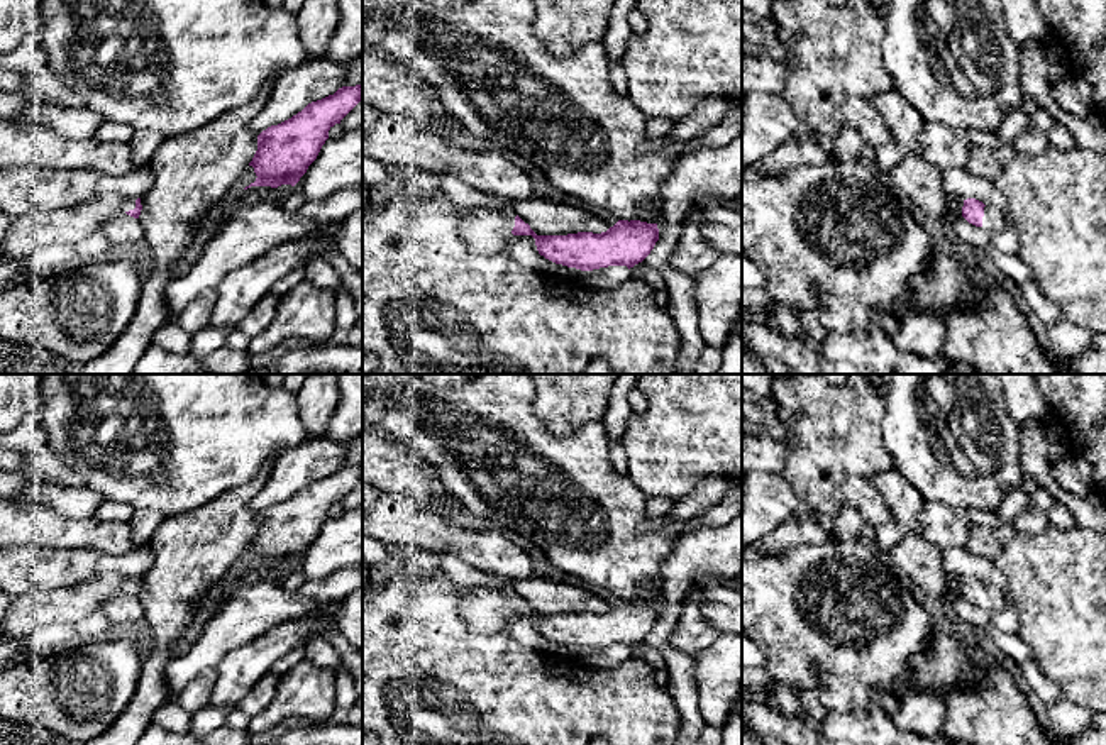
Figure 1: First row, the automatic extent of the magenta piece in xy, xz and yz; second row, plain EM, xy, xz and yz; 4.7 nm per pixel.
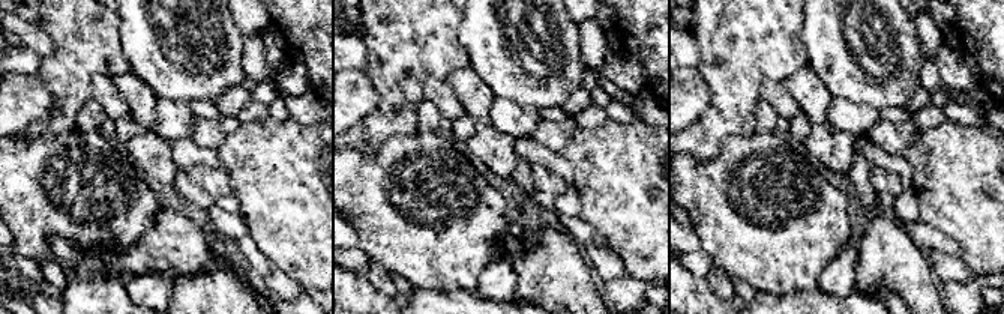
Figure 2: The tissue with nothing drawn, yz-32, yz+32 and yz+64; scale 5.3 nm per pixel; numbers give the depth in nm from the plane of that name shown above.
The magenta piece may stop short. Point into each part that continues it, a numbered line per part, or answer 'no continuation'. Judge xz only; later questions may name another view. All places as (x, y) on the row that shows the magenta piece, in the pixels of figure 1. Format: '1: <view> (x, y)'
1: xz (481, 229)

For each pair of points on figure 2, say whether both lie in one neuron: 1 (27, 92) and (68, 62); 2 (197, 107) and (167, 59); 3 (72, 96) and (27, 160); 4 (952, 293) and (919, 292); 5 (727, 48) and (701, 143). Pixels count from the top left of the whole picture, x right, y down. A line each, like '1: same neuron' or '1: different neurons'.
1: different neurons
2: different neurons
3: different neurons
4: different neurons
5: same neuron

